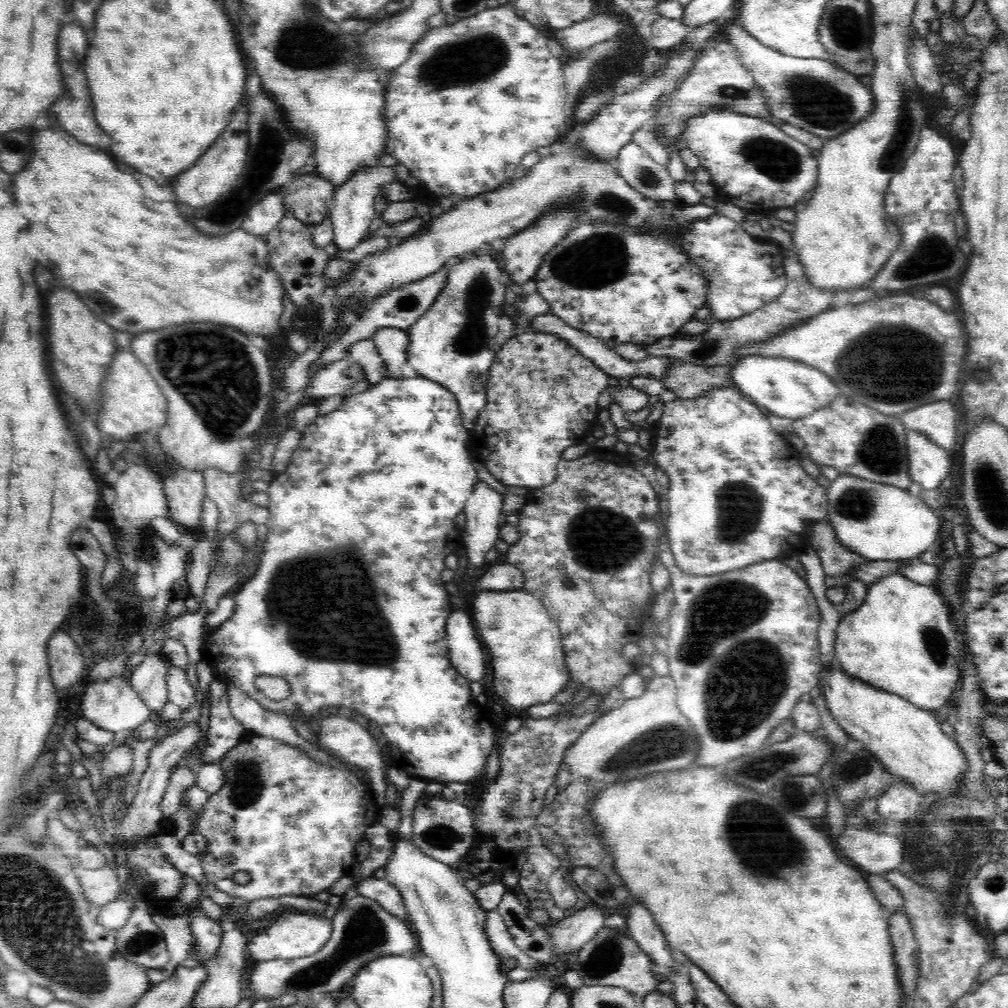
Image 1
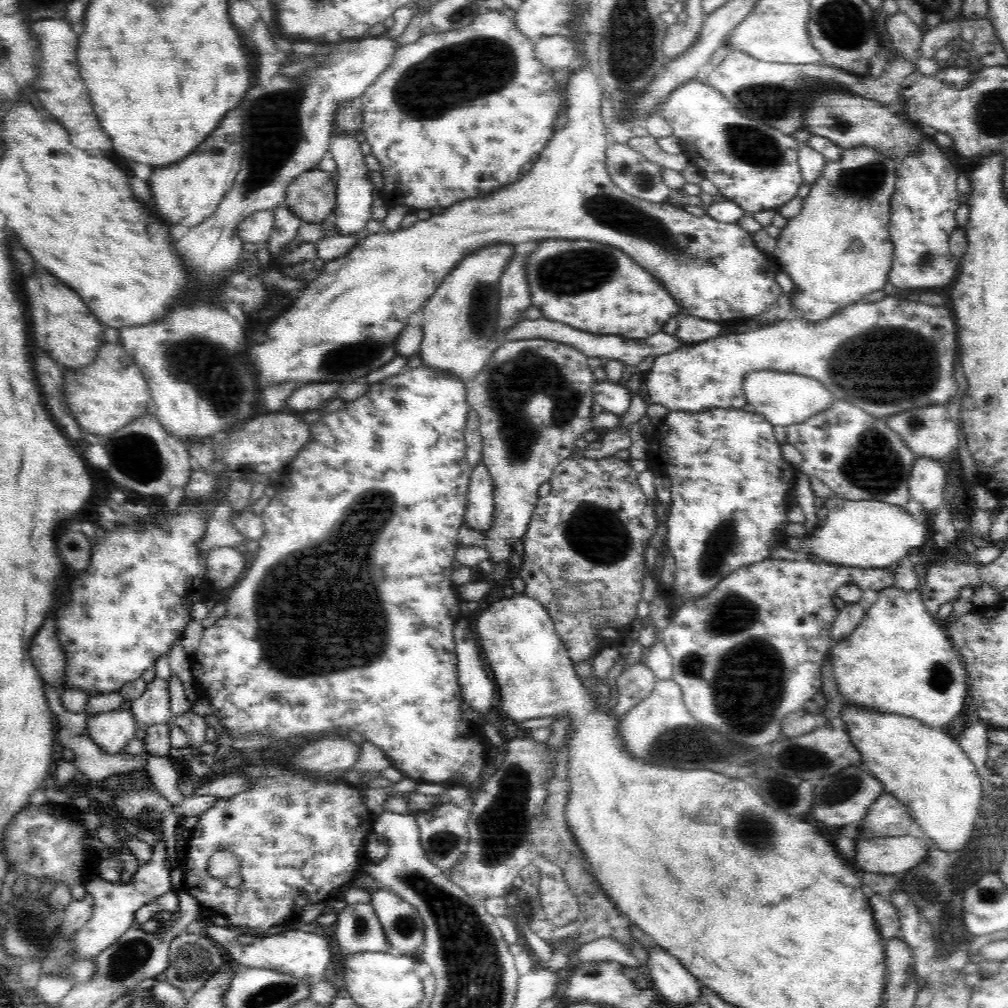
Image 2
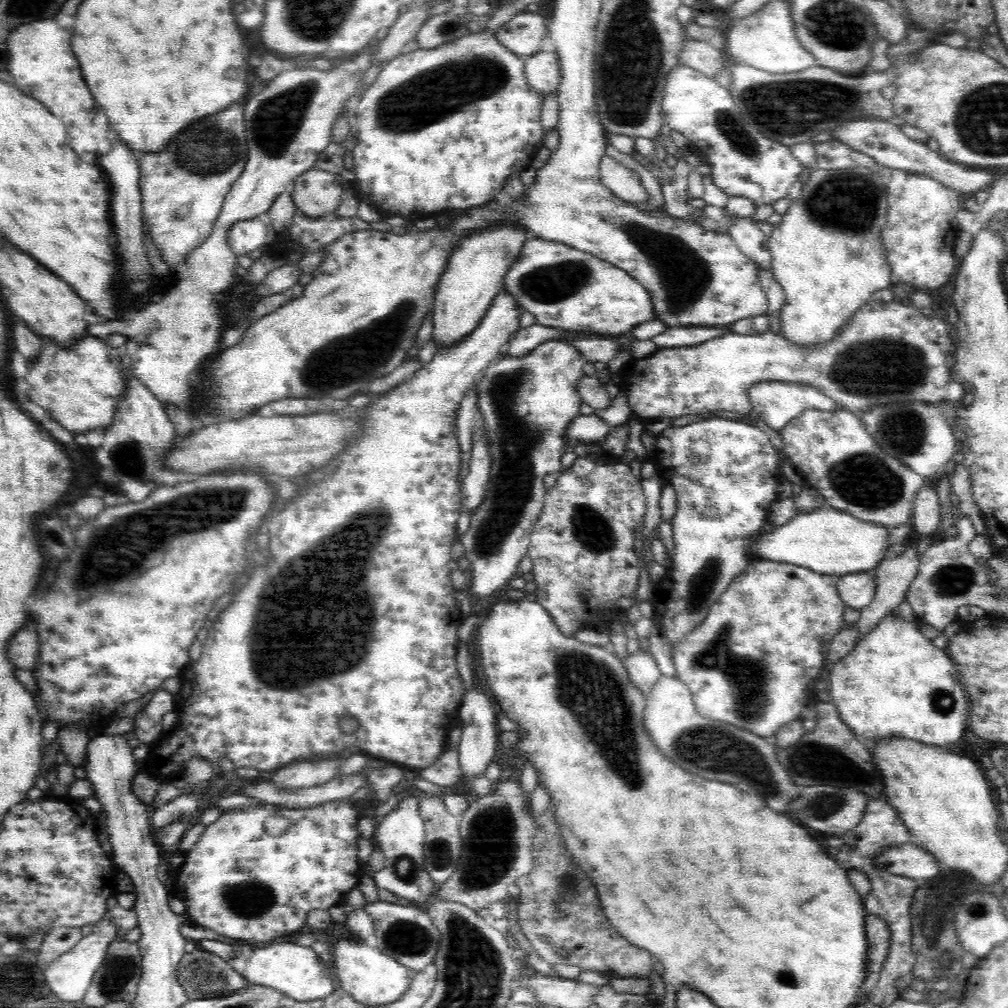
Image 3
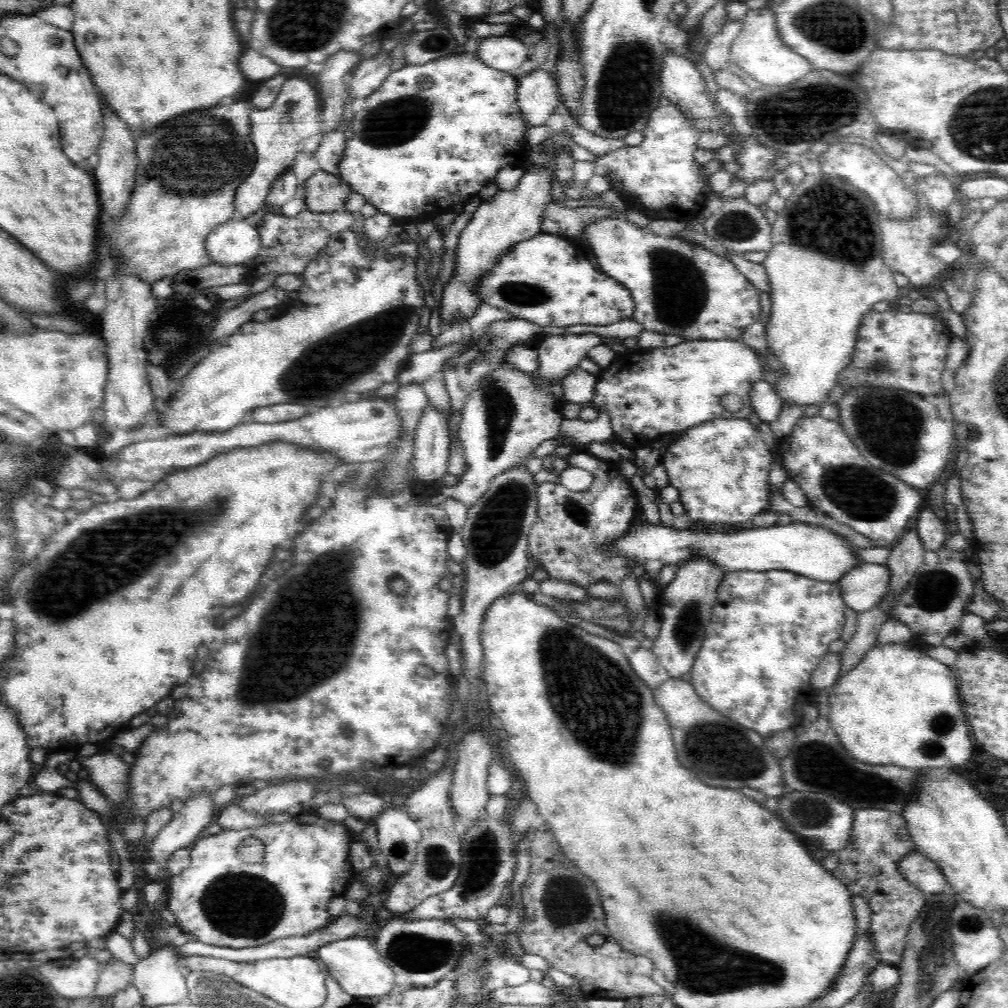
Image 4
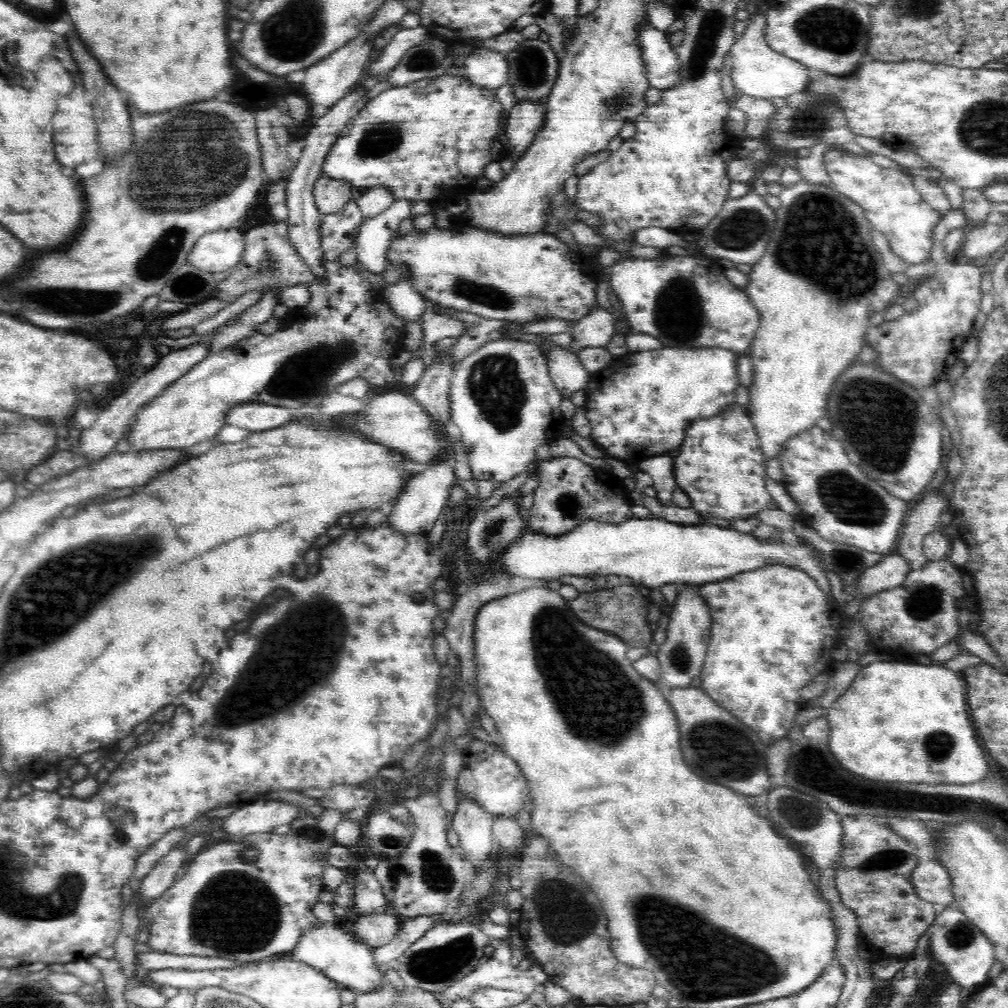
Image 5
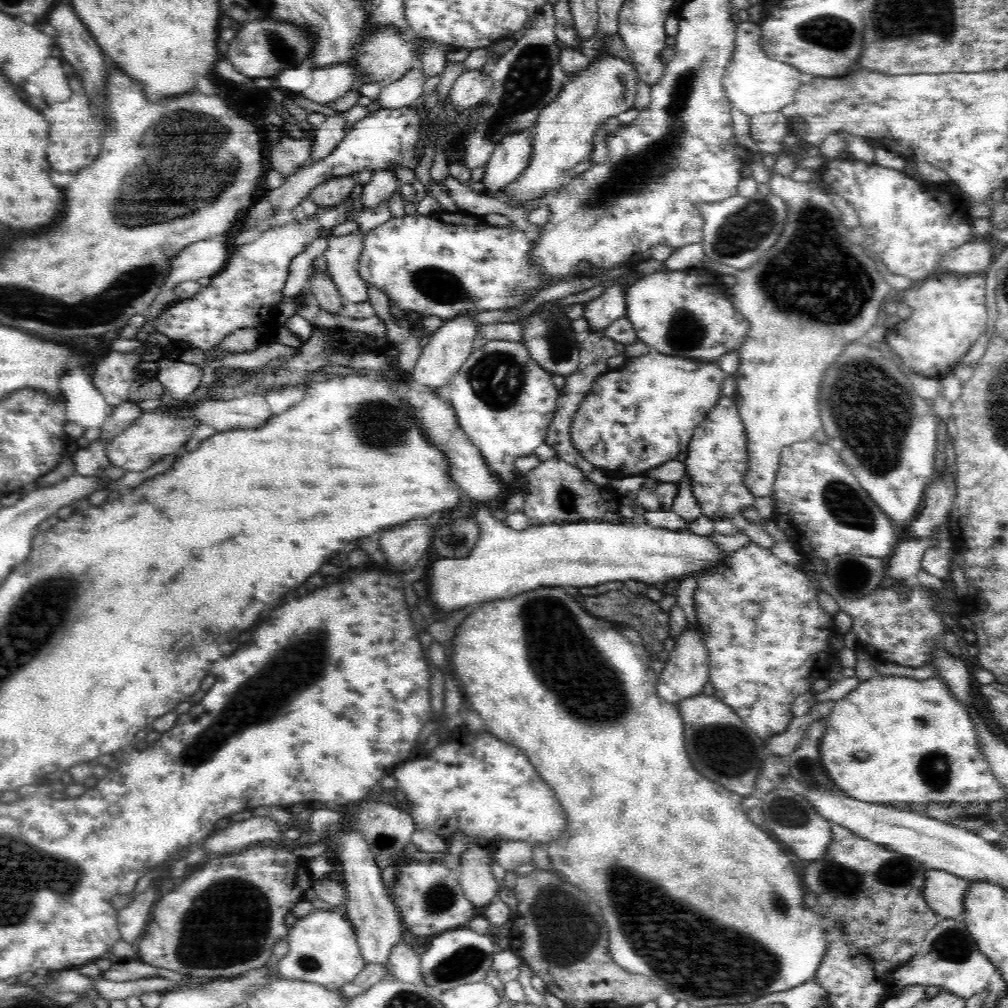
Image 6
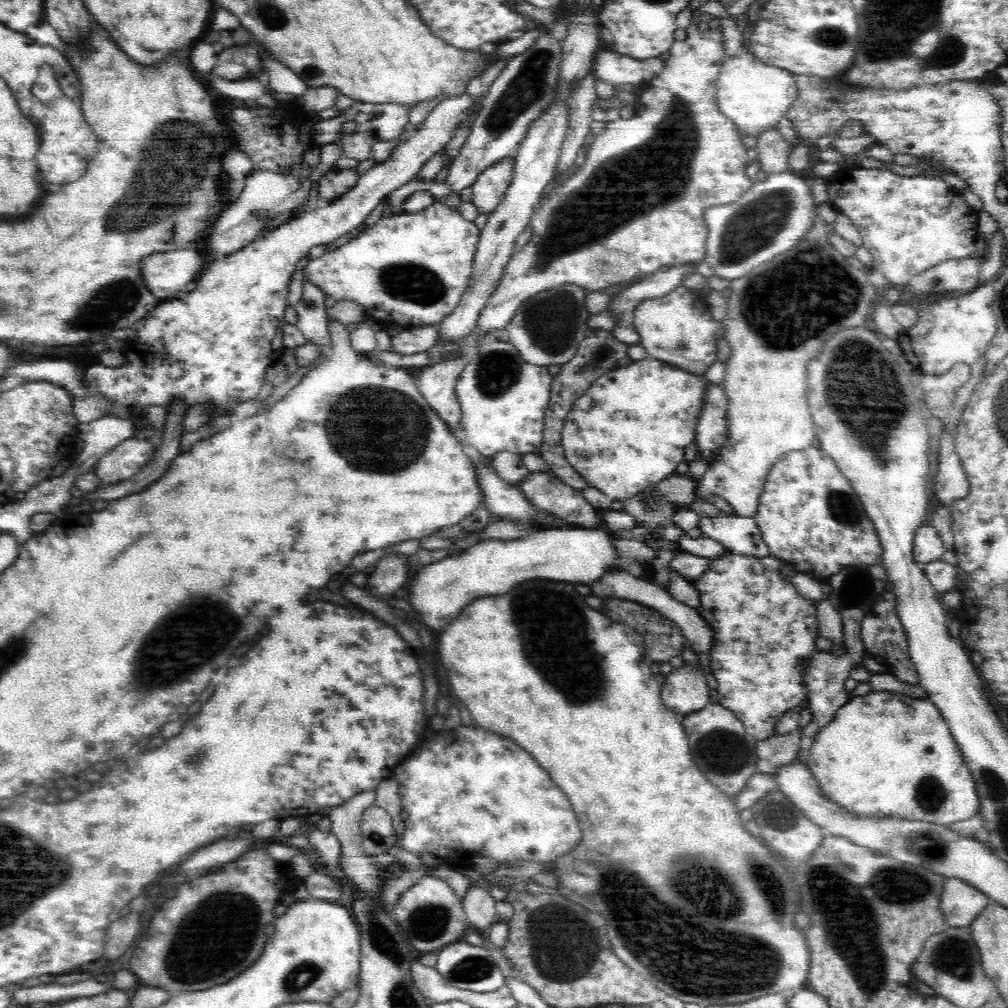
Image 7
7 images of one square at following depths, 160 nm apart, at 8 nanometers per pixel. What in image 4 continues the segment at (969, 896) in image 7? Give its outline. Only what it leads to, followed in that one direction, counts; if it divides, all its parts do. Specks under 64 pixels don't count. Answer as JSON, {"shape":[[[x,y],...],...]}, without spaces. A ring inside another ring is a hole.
{"shape":[[[915,851],[904,856],[898,866],[904,878],[925,894],[940,894],[946,886],[939,866],[922,853]]]}

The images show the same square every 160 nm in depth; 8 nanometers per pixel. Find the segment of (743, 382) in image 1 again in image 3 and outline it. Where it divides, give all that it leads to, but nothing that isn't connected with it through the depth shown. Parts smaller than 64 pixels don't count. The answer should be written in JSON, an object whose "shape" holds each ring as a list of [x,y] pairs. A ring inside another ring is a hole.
{"shape":[[[764,380],[750,386],[749,401],[752,410],[758,414],[758,418],[777,431],[784,428],[793,418],[796,418],[803,410],[818,409],[832,411],[838,408],[838,404],[831,397],[824,395],[818,388],[800,382],[784,382],[782,380]]]}

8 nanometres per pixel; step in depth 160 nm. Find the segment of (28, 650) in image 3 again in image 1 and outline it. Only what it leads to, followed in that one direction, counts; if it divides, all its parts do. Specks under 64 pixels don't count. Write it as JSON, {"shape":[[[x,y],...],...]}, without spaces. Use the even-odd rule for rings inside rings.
{"shape":[[[66,629],[60,630],[47,642],[48,665],[50,675],[57,691],[82,681],[87,671],[86,659],[80,647],[70,638]]]}

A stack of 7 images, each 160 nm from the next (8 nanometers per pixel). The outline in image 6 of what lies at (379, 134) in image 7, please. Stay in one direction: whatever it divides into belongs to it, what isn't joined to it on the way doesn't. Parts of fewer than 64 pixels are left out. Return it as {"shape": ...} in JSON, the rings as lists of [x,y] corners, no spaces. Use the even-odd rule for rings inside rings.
{"shape":[[[415,59],[412,70],[408,70],[400,80],[396,80],[396,82],[388,81],[382,87],[380,94],[375,98],[378,101],[378,106],[390,110],[410,106],[414,100],[422,96],[425,81],[422,67],[418,63],[418,59]]]}

